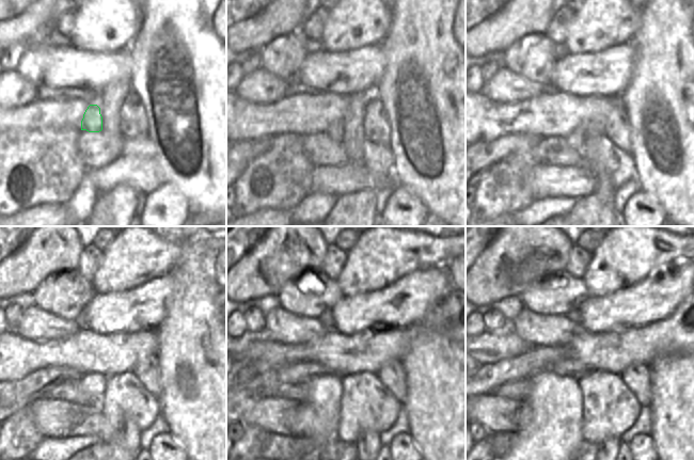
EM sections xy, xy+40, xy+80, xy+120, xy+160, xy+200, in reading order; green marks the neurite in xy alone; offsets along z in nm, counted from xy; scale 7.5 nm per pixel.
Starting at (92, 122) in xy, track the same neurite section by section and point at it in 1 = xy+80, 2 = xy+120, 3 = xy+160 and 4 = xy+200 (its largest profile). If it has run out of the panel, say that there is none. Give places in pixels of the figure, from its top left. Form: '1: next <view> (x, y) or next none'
1: next xy+80 (577, 139)
2: next xy+120 (94, 383)
3: next xy+160 (325, 398)
4: next xy+200 (549, 421)

